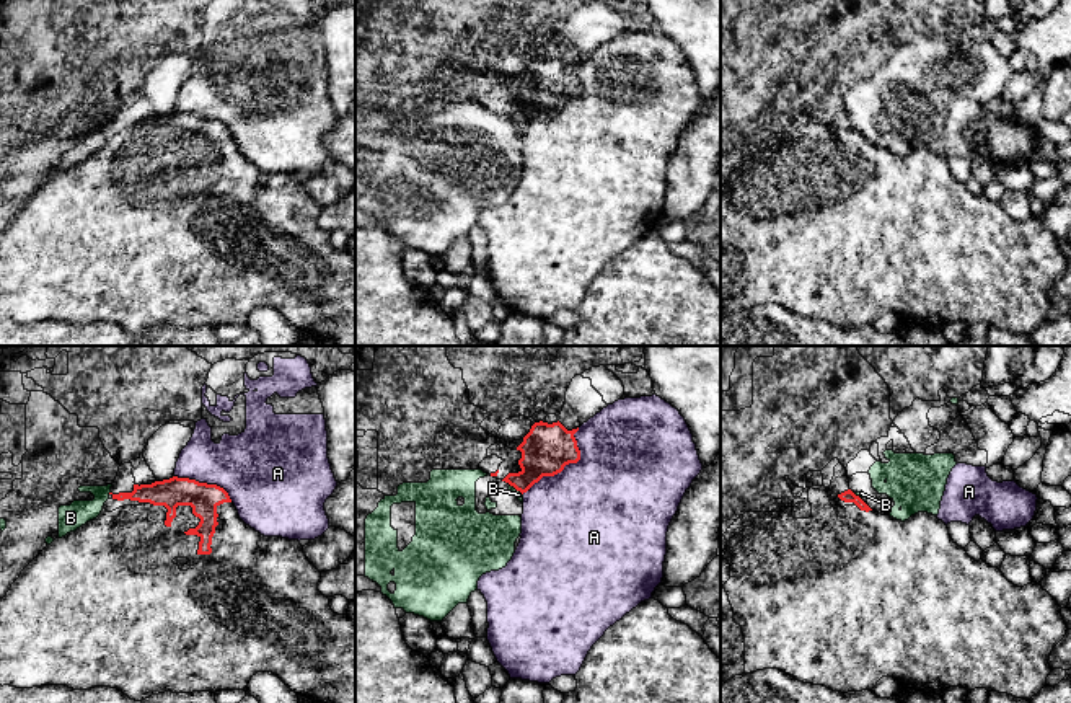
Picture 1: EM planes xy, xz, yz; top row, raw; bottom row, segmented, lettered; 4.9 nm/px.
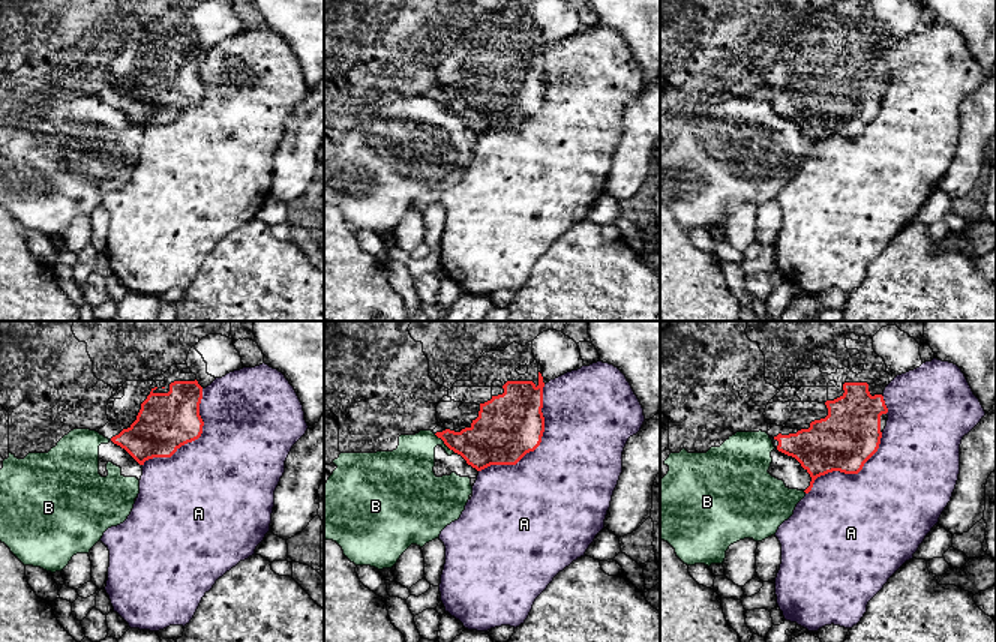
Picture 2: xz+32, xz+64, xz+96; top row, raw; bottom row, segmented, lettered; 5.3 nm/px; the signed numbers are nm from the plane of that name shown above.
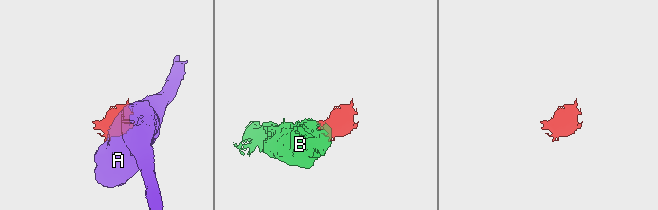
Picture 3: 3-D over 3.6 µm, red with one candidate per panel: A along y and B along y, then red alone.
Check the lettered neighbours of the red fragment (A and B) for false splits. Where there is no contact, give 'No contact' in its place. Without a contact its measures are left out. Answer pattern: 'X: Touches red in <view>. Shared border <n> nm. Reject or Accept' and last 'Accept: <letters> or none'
A: Touches red in xz. Shared border 440 nm. Reject
B: Touches red in xz. Shared border 80 nm. Reject
Accept: none

